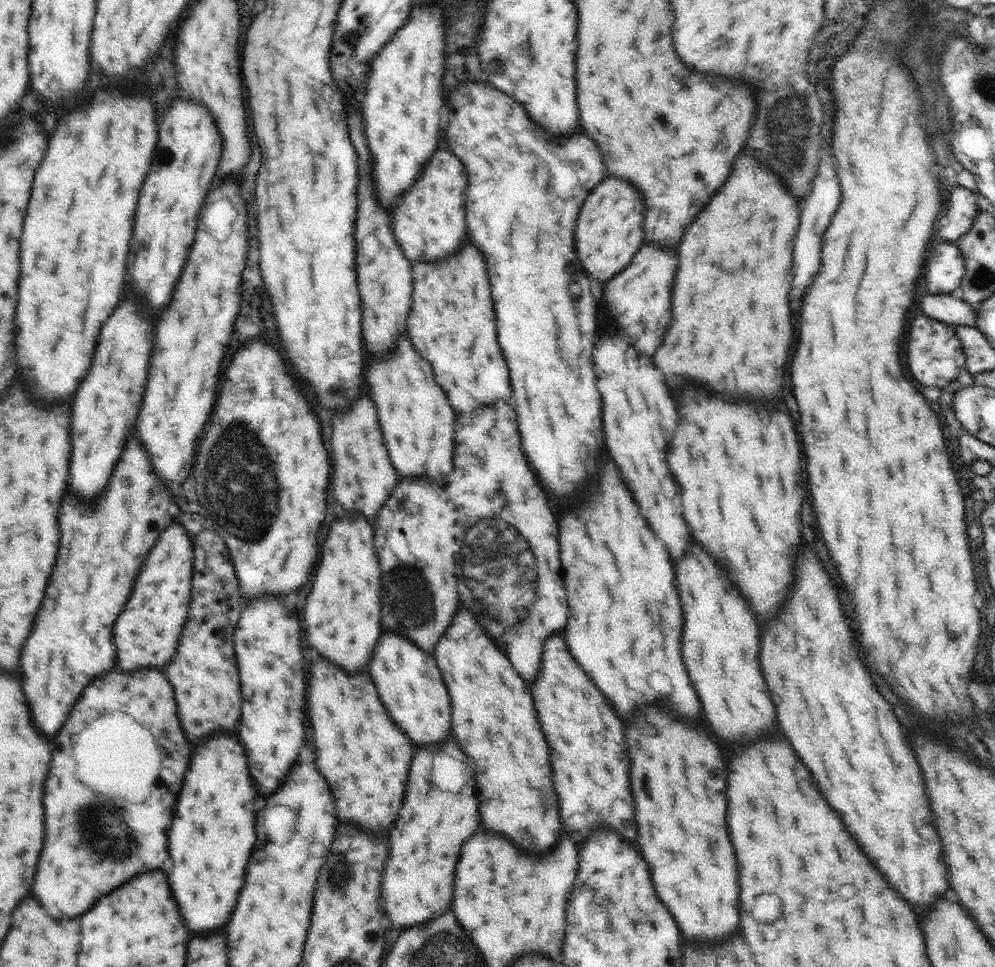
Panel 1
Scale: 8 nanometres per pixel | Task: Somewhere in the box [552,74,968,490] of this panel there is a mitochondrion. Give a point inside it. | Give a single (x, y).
(789, 121)

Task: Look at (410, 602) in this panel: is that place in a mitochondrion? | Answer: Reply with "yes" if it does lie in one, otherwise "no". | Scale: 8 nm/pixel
yes

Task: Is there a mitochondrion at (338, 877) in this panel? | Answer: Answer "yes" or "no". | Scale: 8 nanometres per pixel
yes

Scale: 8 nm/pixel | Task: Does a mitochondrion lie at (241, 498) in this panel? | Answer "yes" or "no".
yes

